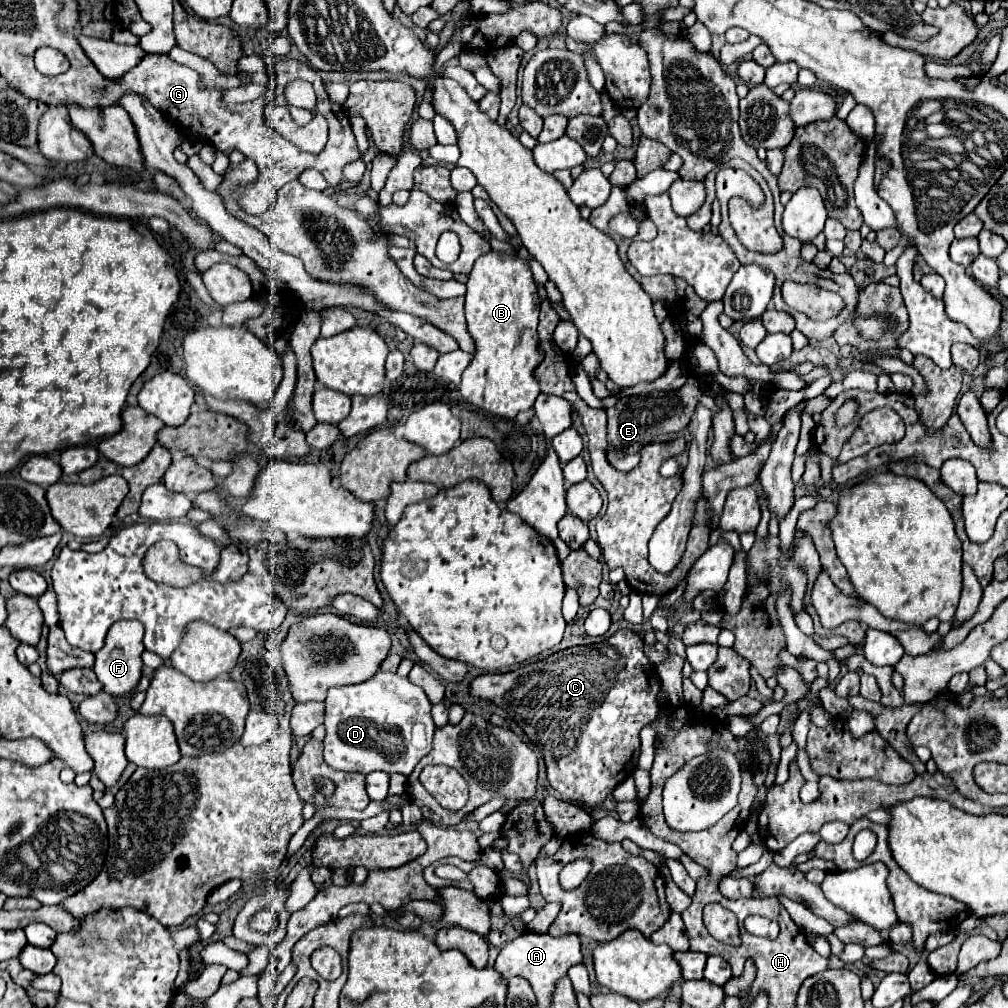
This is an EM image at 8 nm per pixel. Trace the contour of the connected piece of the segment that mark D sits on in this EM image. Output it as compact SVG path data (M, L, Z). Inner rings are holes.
M377 671L373 679L367 679L357 685L331 687L325 699L325 761L339 771L357 771L357 773L401 773L409 777L415 765L429 753L429 745L433 741L433 719L431 719L431 703L425 697L423 689L413 685L407 677L399 677L397 673Z

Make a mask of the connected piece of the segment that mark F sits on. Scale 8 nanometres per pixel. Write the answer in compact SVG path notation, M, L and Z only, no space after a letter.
M139 621L113 623L113 627L107 633L105 645L95 653L95 665L93 665L97 679L103 683L103 691L111 695L129 695L131 689L137 687L141 679L141 667L143 667L141 653L145 651L143 633L145 629L141 627Z

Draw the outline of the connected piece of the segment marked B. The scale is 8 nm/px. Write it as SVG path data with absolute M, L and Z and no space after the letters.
M489 253L481 255L467 281L467 295L465 295L465 313L467 313L467 327L471 337L475 339L477 351L471 365L465 369L461 379L461 395L475 407L483 407L493 415L515 419L519 411L533 407L537 395L541 393L535 369L541 365L541 349L537 347L537 323L539 323L539 295L537 285L533 281L531 267L521 257L505 257L505 259L489 259Z

